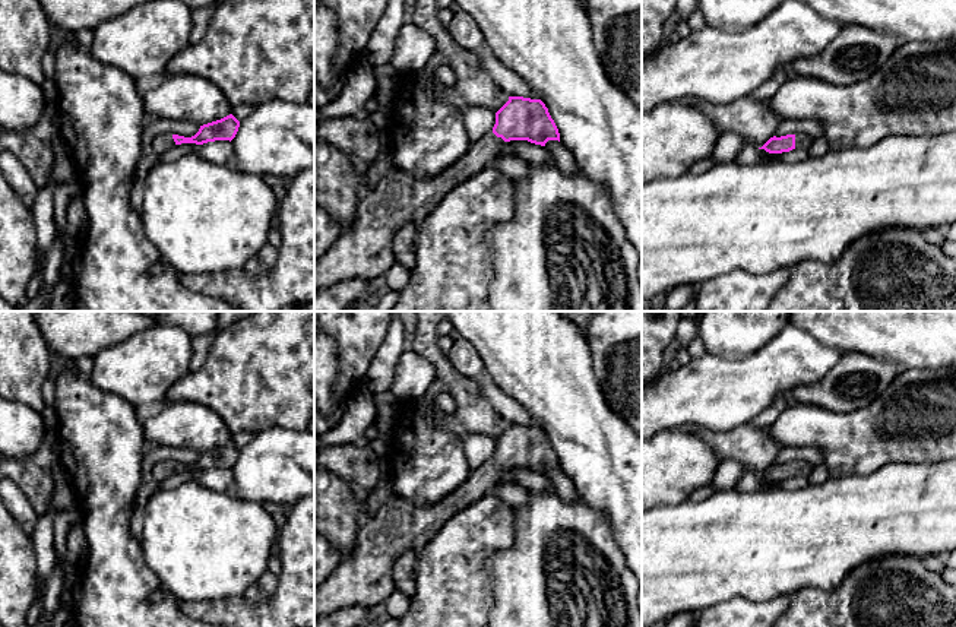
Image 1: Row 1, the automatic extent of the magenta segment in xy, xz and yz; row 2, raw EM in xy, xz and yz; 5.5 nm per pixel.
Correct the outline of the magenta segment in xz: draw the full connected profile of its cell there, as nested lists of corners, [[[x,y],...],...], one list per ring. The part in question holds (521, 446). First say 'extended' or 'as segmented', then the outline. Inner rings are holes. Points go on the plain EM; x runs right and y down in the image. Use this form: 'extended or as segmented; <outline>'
extended; [[[509,424],[509,428],[496,440],[493,457],[484,465],[471,469],[468,479],[436,504],[420,507],[393,494],[373,517],[365,519],[354,551],[342,557],[333,573],[314,589],[314,617],[326,615],[349,605],[370,608],[386,602],[395,590],[392,579],[395,561],[406,551],[418,552],[452,516],[491,493],[510,468],[528,468],[541,474],[545,474],[548,468],[560,469],[558,456],[541,427]]]

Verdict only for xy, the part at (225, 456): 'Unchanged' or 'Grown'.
Grown

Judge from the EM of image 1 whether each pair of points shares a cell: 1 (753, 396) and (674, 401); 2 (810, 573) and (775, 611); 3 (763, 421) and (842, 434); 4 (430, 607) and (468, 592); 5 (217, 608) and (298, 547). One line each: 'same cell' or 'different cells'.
1: same cell
2: different cells
3: different cells
4: same cell
5: same cell

